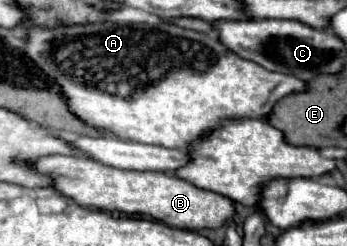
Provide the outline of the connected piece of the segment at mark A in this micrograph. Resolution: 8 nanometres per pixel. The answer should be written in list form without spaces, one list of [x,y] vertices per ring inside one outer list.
[[[91,23],[57,29],[31,29],[25,53],[35,65],[59,81],[71,113],[81,121],[103,129],[119,139],[137,143],[189,149],[195,141],[207,139],[227,119],[265,119],[271,115],[277,101],[291,93],[307,91],[307,83],[285,75],[267,73],[253,61],[239,57],[227,49],[215,31],[197,33],[177,25],[143,25],[143,23]]]

